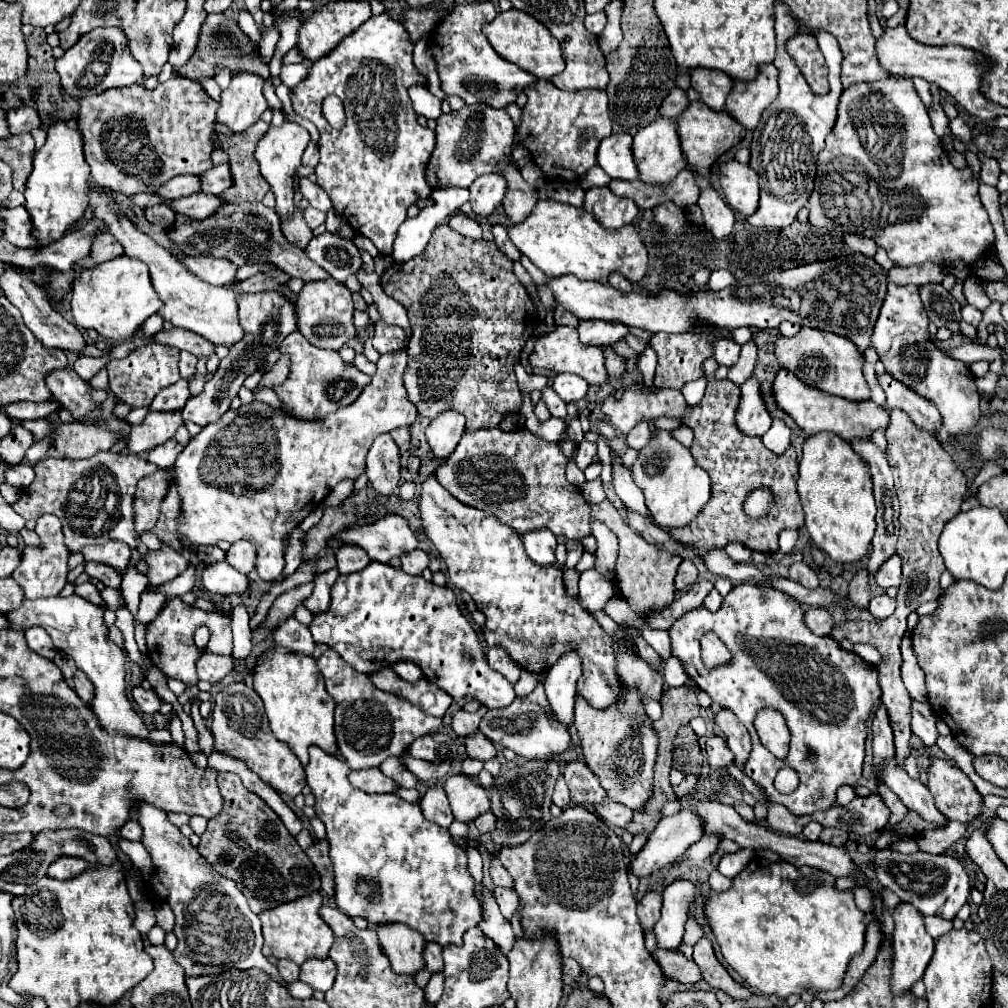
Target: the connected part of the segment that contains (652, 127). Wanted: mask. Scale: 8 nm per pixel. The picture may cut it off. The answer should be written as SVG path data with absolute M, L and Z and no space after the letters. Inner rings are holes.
M656 117L650 125L642 127L636 135L634 135L634 161L640 169L640 181L650 183L650 185L666 185L670 183L678 171L682 171L686 167L686 159L680 147L680 137L678 137L678 129L676 123L672 119L666 117Z

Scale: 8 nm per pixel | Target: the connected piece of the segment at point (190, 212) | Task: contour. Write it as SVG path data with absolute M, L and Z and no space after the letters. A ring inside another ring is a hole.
M194 193L190 197L182 197L178 201L172 201L172 209L176 213L184 213L192 219L206 219L214 215L226 201L218 195L208 195L208 193Z

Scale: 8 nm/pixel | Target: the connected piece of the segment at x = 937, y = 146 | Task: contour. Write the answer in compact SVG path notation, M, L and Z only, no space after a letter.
M886 79L886 81L874 81L874 83L862 83L862 85L852 85L850 89L844 89L842 93L842 101L838 105L838 121L836 127L832 129L832 133L826 137L826 147L818 157L818 173L814 179L814 191L810 195L808 201L808 209L810 209L810 217L808 221L816 227L828 227L832 231L838 233L862 233L864 237L874 239L880 247L886 249L888 257L894 261L894 265L900 267L912 267L912 265L922 265L922 263L936 263L936 265L952 265L956 261L962 261L964 265L972 267L976 265L980 259L986 261L992 257L994 251L994 229L990 225L988 213L980 201L980 179L974 177L974 171L970 169L970 165L966 165L964 169L956 169L950 159L948 153L942 147L942 141L938 139L938 135L932 131L932 123L930 117L926 113L924 103L920 101L912 79Z

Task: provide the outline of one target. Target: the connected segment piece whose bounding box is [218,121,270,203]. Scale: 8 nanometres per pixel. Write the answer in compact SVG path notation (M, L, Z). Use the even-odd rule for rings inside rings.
M258 121L242 133L234 133L230 137L220 135L220 147L230 155L230 167L234 173L234 185L228 193L222 193L228 203L244 203L244 201L262 201L270 191L270 185L264 181L258 161L254 157L254 149L258 141L264 137L268 123Z

